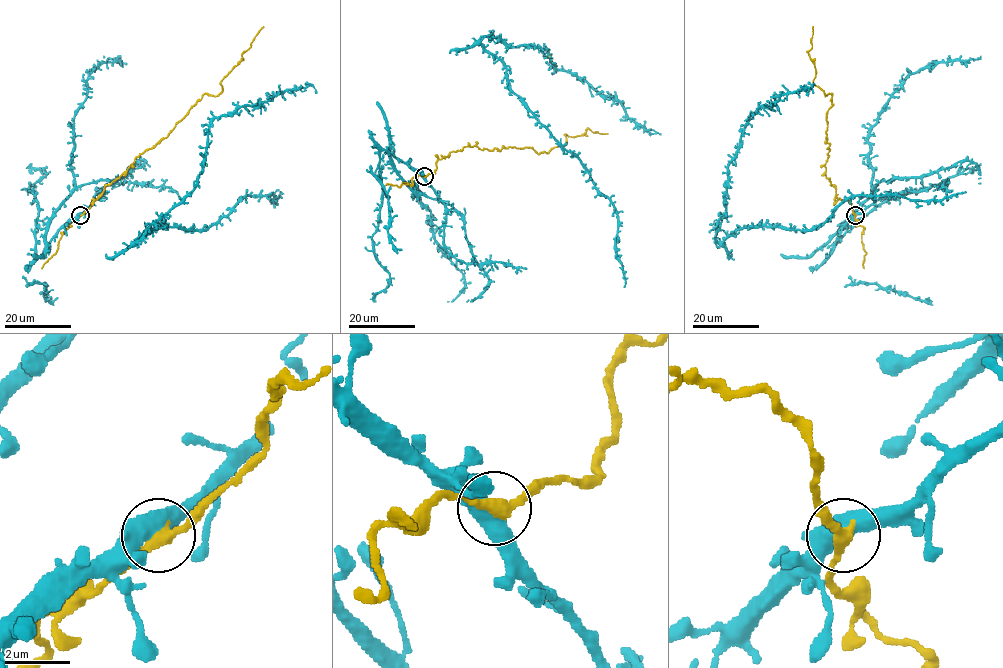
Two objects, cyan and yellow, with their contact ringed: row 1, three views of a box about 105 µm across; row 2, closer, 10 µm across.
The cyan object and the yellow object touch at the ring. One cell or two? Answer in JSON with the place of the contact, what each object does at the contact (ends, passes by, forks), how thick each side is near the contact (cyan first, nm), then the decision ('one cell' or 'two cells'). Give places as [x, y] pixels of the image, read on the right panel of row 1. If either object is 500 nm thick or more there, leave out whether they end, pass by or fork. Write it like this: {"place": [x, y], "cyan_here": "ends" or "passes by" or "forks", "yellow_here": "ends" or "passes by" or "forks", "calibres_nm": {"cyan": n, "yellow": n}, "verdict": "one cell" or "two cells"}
{"place": [855, 215], "calibres_nm": {"cyan": 550, "yellow": 320}, "verdict": "one cell"}

